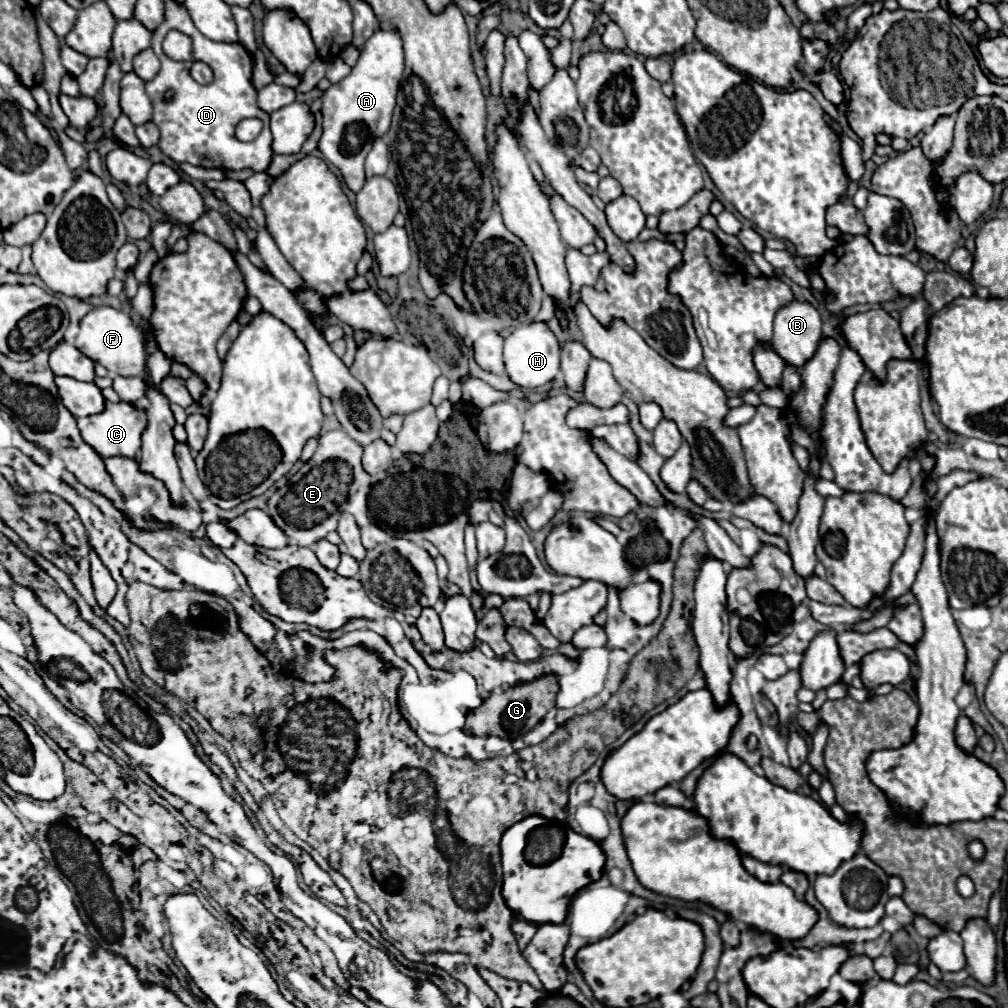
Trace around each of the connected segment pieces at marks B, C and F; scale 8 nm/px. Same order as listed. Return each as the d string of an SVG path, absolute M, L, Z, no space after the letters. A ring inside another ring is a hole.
M792 300L784 304L774 320L774 350L798 368L816 352L822 340L822 320L818 310L810 302Z
M106 402L106 410L94 416L78 418L78 428L82 438L104 458L110 456L136 456L140 452L140 436L146 428L146 412L134 408L128 402Z
M98 306L90 310L84 320L80 320L80 332L76 336L74 346L88 356L90 360L108 368L108 372L118 376L142 376L146 366L146 352L144 352L144 334L132 322L132 318L116 308Z

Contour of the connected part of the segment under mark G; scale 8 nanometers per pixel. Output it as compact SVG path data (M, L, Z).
M544 674L532 682L512 686L508 690L494 690L490 698L482 702L480 708L472 710L466 716L466 732L476 736L498 736L498 738L516 738L532 730L550 710L556 706L556 694L560 686L554 674Z

